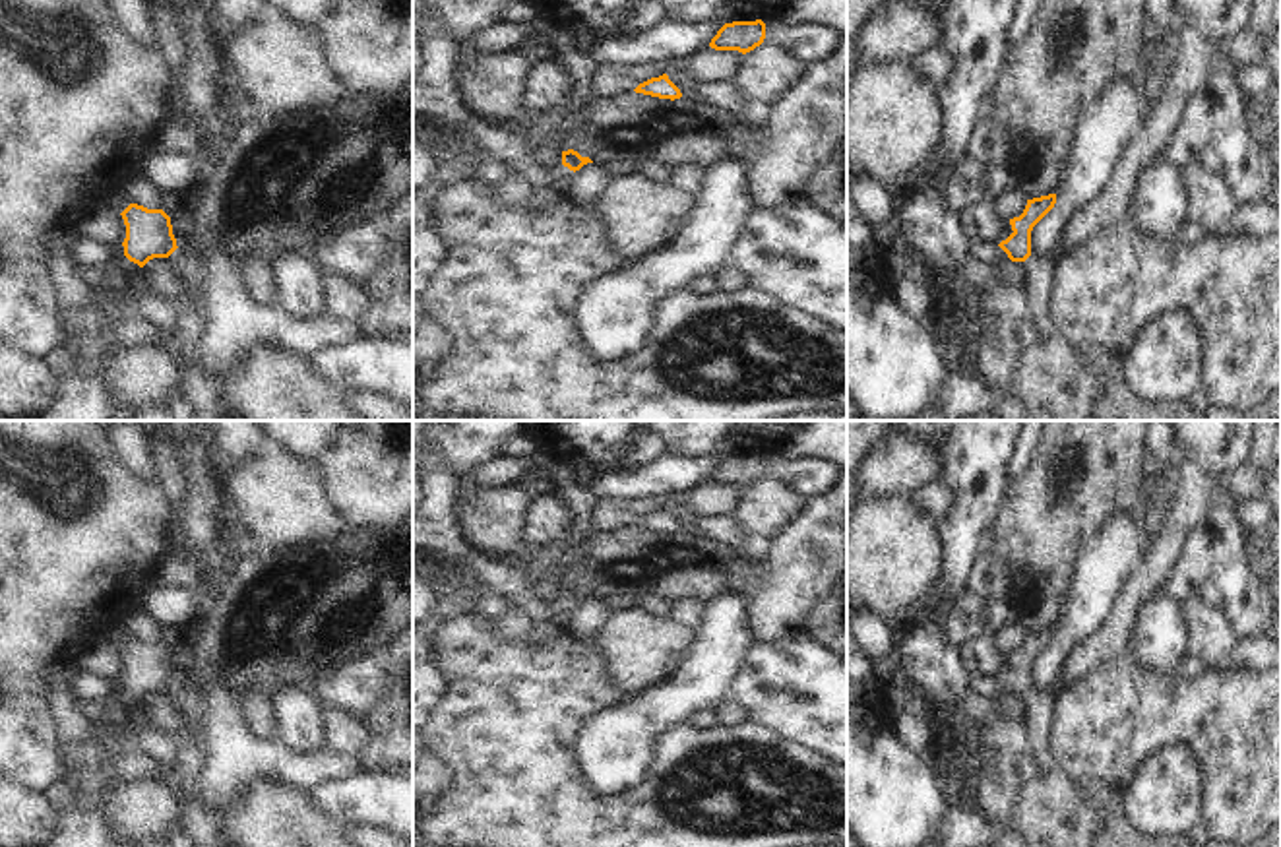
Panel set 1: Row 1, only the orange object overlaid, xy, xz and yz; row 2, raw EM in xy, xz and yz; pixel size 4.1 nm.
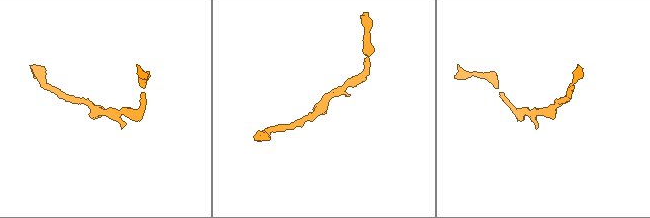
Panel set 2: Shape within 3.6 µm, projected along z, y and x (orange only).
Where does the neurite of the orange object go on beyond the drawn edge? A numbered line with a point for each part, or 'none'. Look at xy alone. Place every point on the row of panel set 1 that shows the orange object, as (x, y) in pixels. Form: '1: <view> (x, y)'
1: xy (121, 282).

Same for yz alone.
1: yz (1051, 380).

